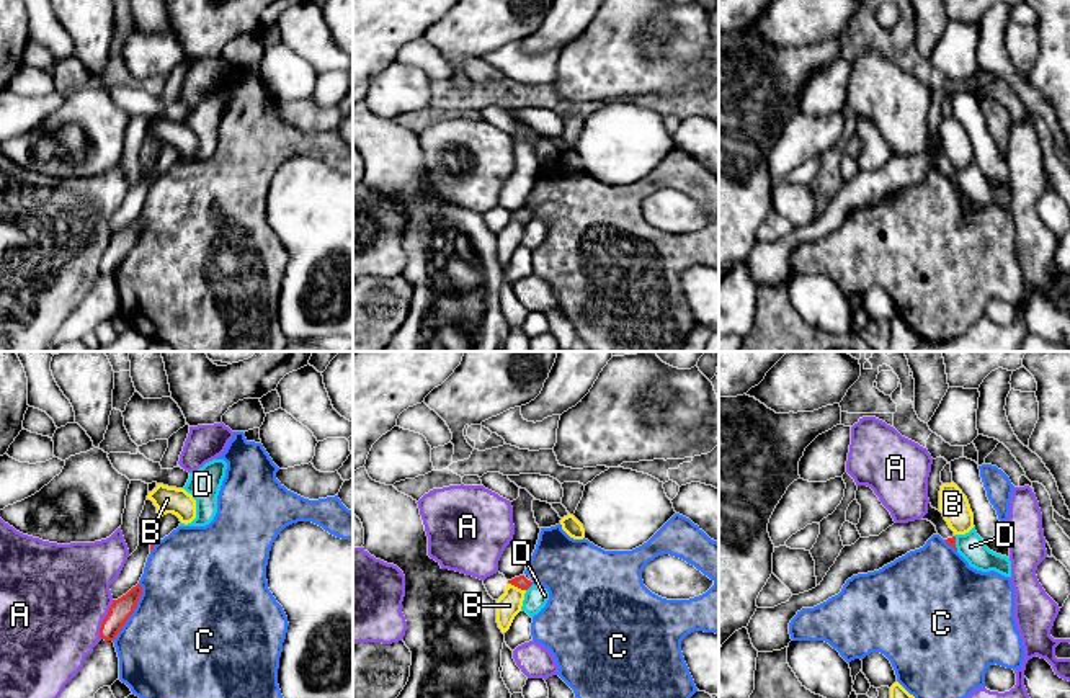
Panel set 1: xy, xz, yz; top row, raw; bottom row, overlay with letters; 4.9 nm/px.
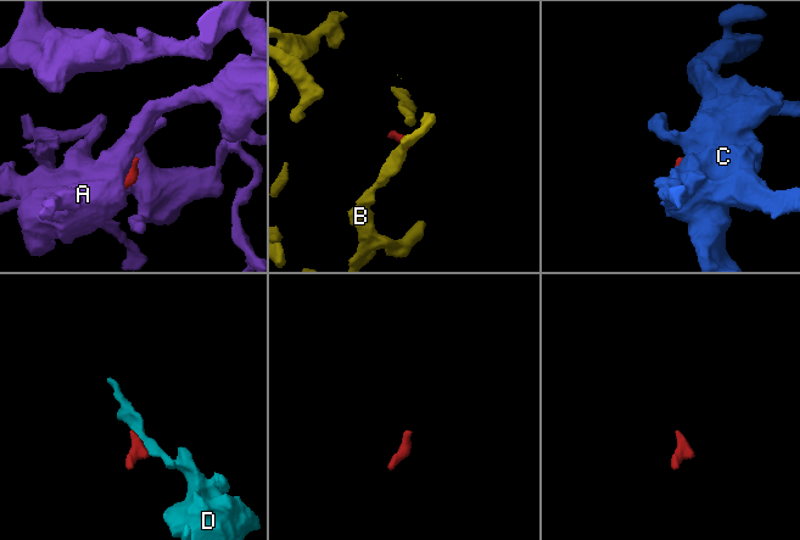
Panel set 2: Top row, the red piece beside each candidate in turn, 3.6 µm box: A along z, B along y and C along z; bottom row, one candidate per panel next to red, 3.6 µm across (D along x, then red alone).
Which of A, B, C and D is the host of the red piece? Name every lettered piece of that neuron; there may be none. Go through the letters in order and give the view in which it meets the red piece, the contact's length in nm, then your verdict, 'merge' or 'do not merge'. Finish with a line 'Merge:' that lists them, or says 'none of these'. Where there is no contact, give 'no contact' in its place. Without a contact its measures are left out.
A: meets red in xy; contact 200 nm long; do not merge
B: meets red in xz; contact 100 nm long; do not merge
C: meets red in xy; contact 320 nm long; do not merge
D: meets red in xz; contact 50 nm long; do not merge
Merge: none of these

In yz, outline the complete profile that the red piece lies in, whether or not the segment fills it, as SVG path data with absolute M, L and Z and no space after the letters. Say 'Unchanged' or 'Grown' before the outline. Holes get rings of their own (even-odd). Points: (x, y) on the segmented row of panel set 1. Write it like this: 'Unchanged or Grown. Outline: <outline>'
Grown. Outline: M928 503L928 513L921 520L931 521L936 526L938 535L949 546L952 546L957 551L957 548L956 548L956 535L949 528L947 521L944 520L944 517L943 517L943 513L939 510L933 508L931 503Z

